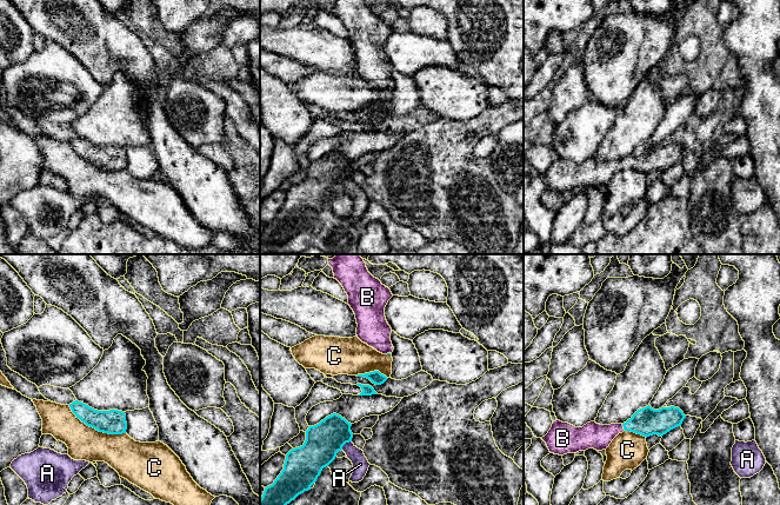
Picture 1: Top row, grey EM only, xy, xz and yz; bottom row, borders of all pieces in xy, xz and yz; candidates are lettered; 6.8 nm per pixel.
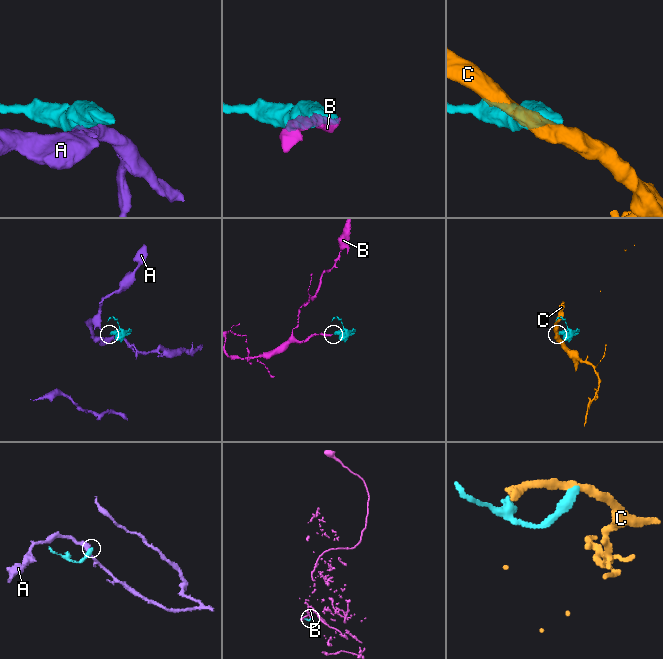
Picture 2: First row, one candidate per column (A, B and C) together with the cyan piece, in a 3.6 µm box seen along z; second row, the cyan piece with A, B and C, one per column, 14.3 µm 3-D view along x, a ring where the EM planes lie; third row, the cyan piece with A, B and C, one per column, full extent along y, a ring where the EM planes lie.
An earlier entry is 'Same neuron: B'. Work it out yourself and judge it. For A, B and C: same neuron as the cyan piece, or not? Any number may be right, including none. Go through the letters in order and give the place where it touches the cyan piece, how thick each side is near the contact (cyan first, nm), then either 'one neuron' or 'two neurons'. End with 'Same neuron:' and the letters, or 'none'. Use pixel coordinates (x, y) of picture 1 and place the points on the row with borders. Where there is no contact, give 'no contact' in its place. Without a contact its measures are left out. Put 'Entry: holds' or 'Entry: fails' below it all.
A: meets cyan in xz at (345, 443); 240 nm thick on the cyan side, 110 nm on the other; two neurons
B: meets cyan in yz at (624, 427); 190 nm thick on the cyan side, 180 nm on the other; one neuron
C: meets cyan in xy at (95, 429); 170 nm thick on the cyan side, 240 nm on the other; two neurons
Same neuron: B
Entry: holds

